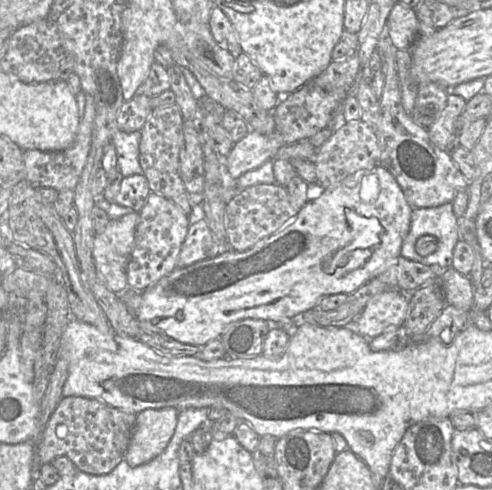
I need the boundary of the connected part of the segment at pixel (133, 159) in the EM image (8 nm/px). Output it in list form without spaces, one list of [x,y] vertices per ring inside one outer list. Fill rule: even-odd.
[[[141,130],[130,133],[117,131],[112,137],[118,169],[123,178],[142,173],[139,163],[140,140]]]

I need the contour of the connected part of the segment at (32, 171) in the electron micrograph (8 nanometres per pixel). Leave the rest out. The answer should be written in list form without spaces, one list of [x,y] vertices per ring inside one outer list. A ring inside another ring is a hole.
[[[85,94],[85,99],[85,111],[80,119],[77,133],[71,146],[60,151],[24,151],[25,181],[33,188],[53,188],[61,192],[74,190],[76,187],[90,151],[92,129],[96,114],[94,99],[88,94]]]

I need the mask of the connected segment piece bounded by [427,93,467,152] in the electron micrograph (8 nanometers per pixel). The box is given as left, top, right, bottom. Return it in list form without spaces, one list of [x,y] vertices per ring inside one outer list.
[[[449,93],[445,108],[437,120],[428,128],[431,142],[439,149],[450,152],[457,146],[456,122],[466,102],[462,97]]]

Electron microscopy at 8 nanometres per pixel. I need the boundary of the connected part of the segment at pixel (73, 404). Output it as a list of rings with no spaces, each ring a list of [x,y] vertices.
[[[64,397],[58,402],[38,441],[40,463],[50,464],[56,457],[65,456],[81,472],[107,474],[124,459],[136,417],[134,413],[109,406],[97,399]]]

